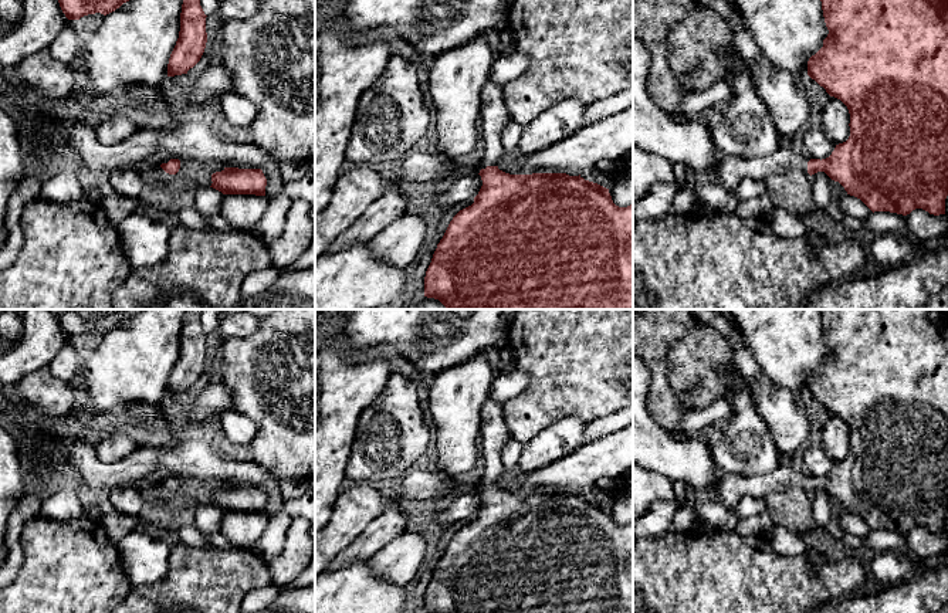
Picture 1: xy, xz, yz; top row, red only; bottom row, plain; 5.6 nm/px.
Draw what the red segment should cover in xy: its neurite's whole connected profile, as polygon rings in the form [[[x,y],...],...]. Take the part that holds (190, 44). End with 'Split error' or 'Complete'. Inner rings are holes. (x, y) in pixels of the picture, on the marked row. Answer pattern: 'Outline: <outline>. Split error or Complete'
Outline: [[[183,0],[180,31],[167,64],[167,77],[187,74],[202,58],[206,43],[206,14],[200,0]]]. Complete

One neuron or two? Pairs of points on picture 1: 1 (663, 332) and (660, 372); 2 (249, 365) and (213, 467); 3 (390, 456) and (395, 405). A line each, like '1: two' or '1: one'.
1: one
2: two
3: one

